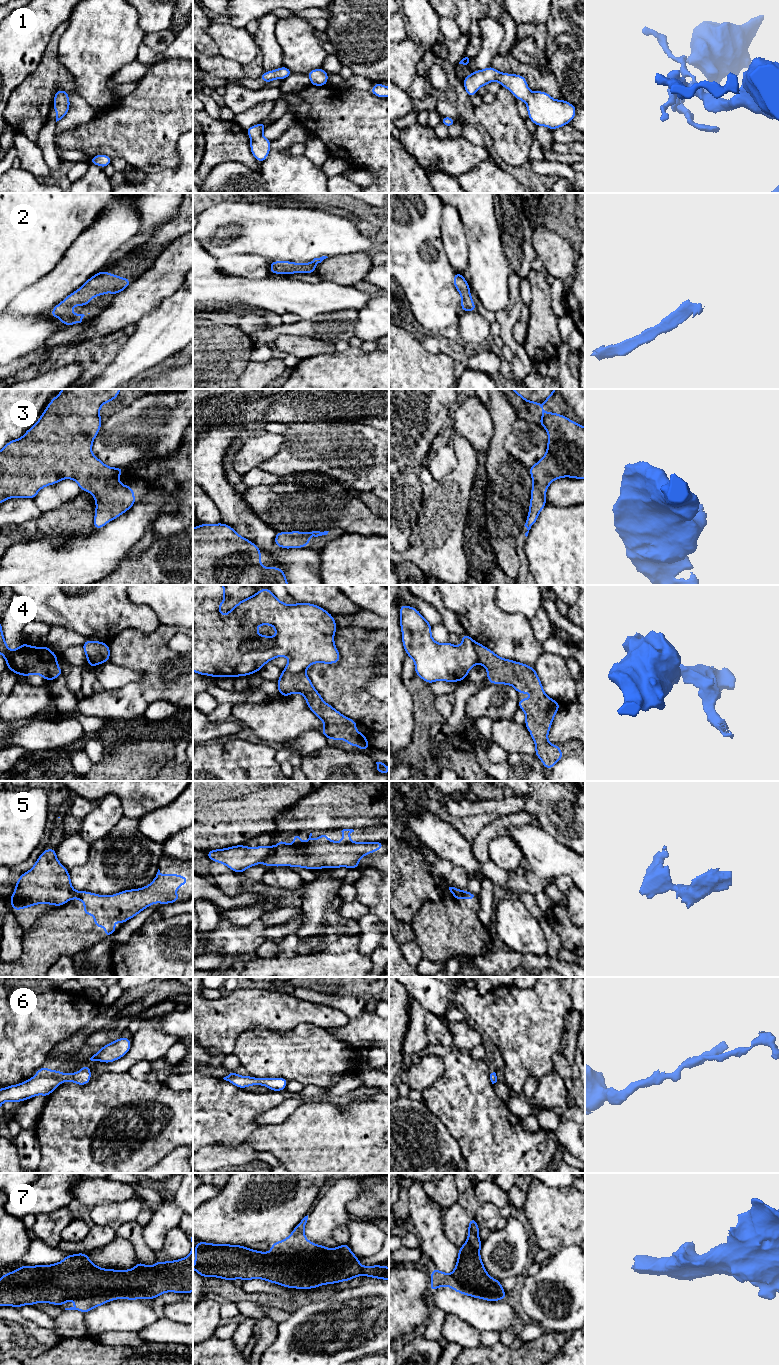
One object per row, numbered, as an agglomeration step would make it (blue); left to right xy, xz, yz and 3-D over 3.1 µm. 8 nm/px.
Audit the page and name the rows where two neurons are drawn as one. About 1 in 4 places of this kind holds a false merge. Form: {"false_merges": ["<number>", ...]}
{"false_merges": ["4", "5"]}

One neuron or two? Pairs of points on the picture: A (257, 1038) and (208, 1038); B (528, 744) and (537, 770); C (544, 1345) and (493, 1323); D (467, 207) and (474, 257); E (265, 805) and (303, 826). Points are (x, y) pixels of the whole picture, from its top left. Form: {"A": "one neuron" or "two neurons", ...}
{"A": "two neurons", "B": "two neurons", "C": "two neurons", "D": "one neuron", "E": "two neurons"}

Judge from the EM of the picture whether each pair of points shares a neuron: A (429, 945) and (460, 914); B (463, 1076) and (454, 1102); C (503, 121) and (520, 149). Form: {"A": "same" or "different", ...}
{"A": "same", "B": "same", "C": "same"}

